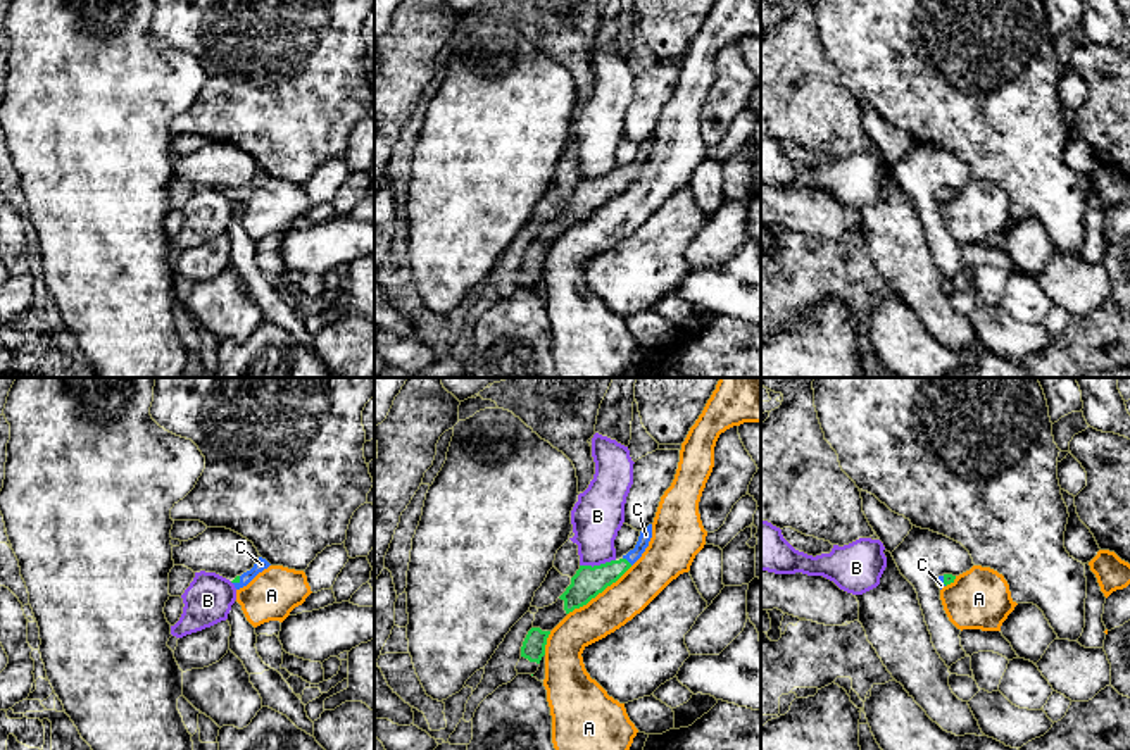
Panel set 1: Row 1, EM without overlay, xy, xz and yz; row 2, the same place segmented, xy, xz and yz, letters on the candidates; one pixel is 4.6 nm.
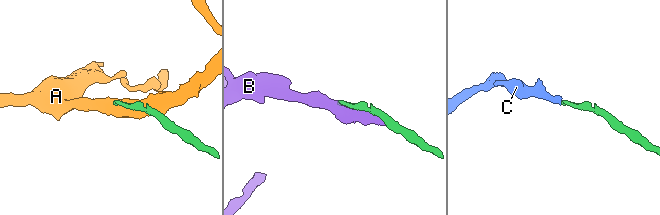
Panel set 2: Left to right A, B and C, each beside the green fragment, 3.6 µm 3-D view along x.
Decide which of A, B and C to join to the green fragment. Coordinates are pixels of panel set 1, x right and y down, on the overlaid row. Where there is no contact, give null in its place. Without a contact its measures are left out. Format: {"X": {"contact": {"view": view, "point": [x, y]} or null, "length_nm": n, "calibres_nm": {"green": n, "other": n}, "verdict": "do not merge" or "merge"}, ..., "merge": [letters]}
{"A": {"contact": {"view": "xz", "point": [599, 592]}, "length_nm": 380, "calibres_nm": {"green": 150, "other": 190}, "verdict": "do not merge"}, "B": {"contact": {"view": "xz", "point": [597, 566]}, "length_nm": 170, "calibres_nm": {"green": 150, "other": 240}, "verdict": "do not merge"}, "C": {"contact": {"view": "xz", "point": [627, 561]}, "length_nm": 60, "calibres_nm": {"green": 150, "other": 60}, "verdict": "merge"}, "merge": ["C"]}

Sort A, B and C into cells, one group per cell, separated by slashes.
A / B / C

